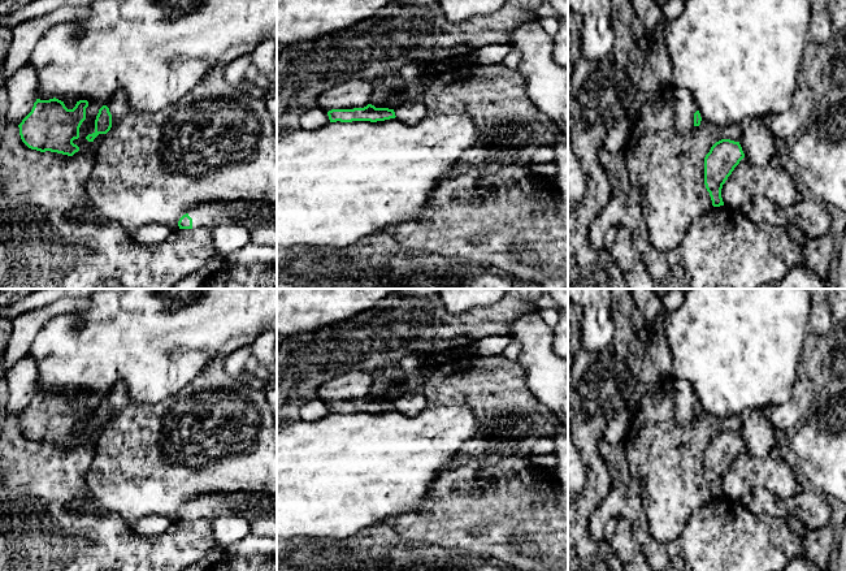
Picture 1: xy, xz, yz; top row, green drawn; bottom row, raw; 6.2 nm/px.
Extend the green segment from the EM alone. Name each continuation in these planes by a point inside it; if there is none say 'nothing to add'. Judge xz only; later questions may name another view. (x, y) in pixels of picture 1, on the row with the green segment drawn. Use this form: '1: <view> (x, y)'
nothing to add

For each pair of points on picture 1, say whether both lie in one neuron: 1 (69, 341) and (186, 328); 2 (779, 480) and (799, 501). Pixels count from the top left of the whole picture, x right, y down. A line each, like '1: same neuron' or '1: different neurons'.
1: same neuron
2: different neurons

